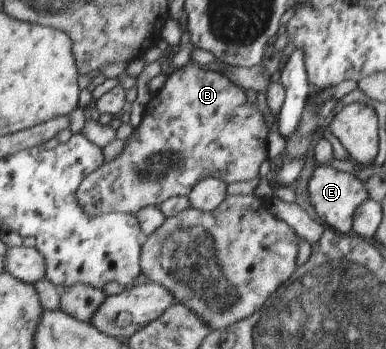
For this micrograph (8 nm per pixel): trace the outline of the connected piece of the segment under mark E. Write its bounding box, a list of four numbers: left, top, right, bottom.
[307,165,367,233]

